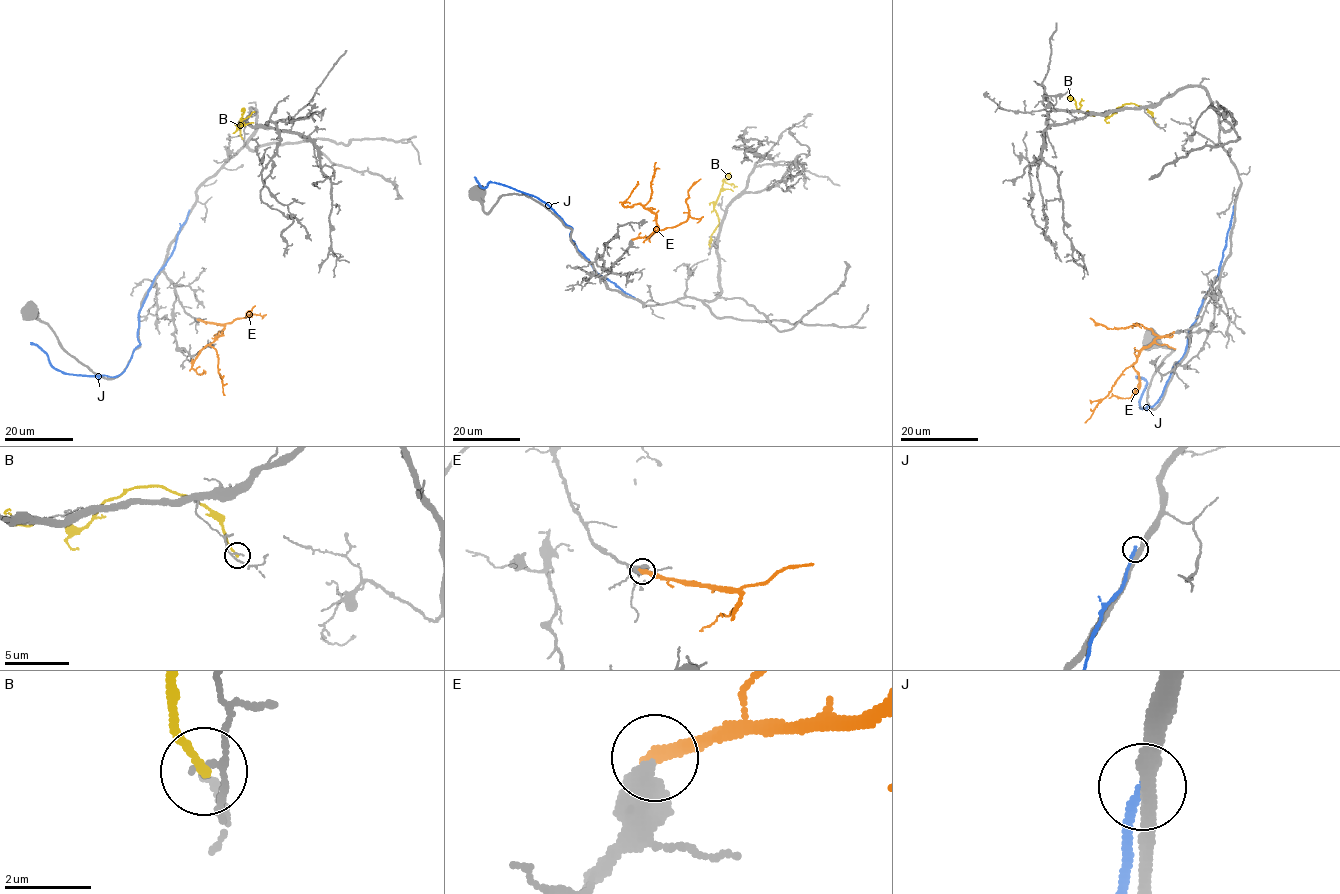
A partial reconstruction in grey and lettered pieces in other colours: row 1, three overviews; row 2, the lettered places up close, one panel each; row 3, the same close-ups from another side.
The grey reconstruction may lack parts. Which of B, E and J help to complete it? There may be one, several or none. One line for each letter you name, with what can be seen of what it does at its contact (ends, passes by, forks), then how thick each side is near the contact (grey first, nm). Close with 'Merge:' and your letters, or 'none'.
Merge: none

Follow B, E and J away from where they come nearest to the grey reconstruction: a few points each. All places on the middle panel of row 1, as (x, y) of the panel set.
B: (710, 247), (710, 239), (718, 224), (713, 208), (723, 179), (727, 179), (729, 173)
E: (632, 239), (652, 235), (658, 228), (656, 216), (643, 206), (651, 197), (650, 181), (656, 162)
J: (635, 298), (593, 269), (571, 239), (572, 228), (544, 202), (494, 182), (481, 187), (475, 177)

